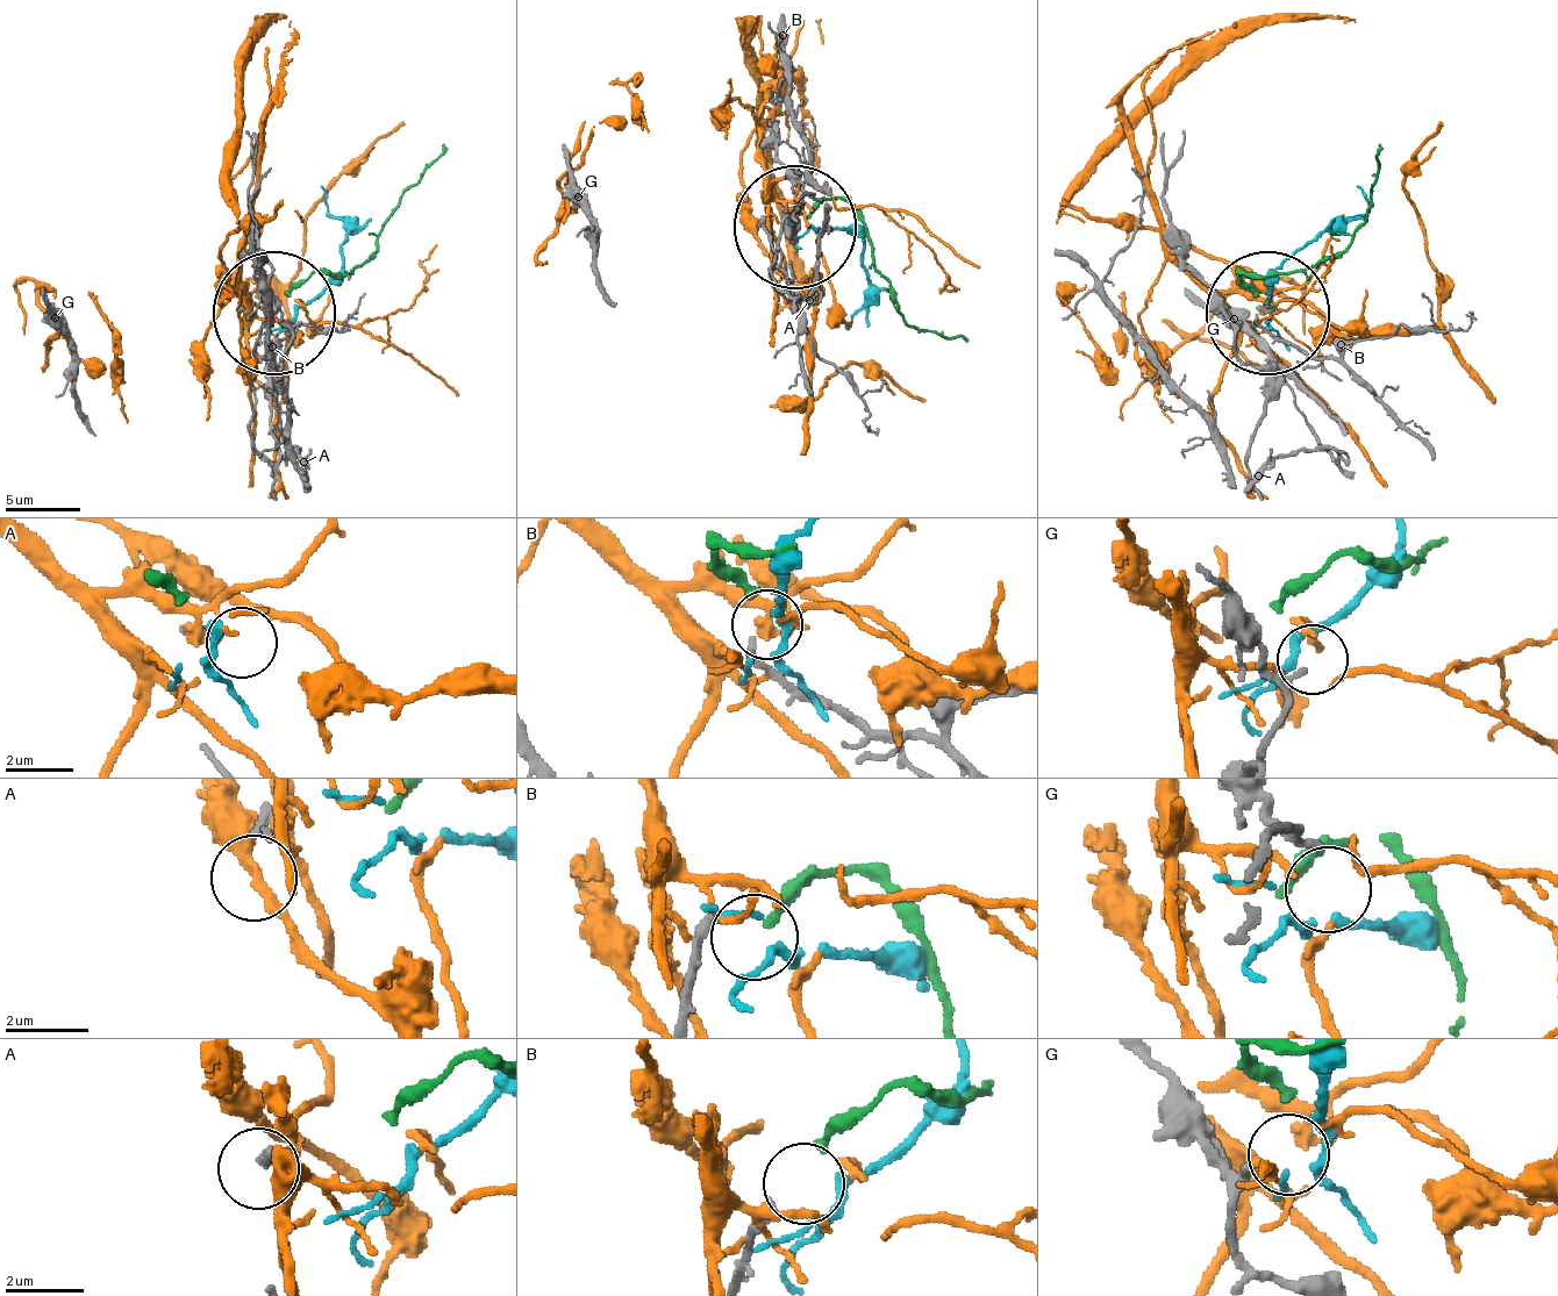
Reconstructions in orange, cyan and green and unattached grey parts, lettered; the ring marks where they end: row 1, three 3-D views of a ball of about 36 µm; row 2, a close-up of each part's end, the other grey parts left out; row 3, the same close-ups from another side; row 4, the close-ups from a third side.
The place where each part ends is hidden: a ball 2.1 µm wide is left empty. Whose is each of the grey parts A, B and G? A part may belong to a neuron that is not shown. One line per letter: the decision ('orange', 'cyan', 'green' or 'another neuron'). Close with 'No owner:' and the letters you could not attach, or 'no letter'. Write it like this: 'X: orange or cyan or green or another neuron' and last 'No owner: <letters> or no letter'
A: another neuron
B: green
G: cyan
No owner: A

